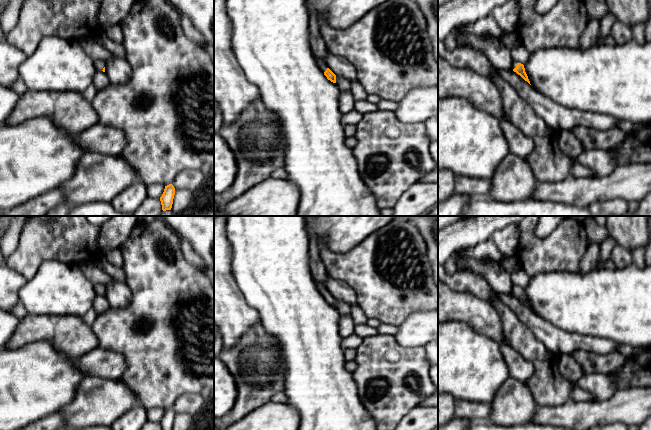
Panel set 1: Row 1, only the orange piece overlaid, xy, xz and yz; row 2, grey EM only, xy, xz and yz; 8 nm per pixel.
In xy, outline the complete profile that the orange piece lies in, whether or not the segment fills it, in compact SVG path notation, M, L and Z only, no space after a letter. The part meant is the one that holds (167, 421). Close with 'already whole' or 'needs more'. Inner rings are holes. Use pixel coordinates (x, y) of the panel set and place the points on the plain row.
M172 408L165 410L164 416L160 421L162 430L172 430L175 419L175 412Z | already whole

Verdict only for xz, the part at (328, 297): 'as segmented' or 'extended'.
extended

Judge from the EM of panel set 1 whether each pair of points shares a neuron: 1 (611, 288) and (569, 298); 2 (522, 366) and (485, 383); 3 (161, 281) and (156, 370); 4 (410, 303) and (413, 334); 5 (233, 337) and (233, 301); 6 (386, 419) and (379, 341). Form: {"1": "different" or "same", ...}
{"1": "same", "2": "different", "3": "same", "4": "different", "5": "same", "6": "same"}

